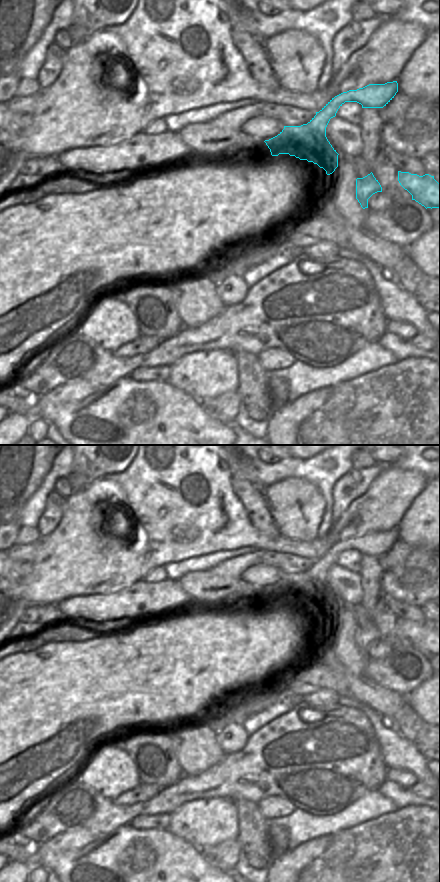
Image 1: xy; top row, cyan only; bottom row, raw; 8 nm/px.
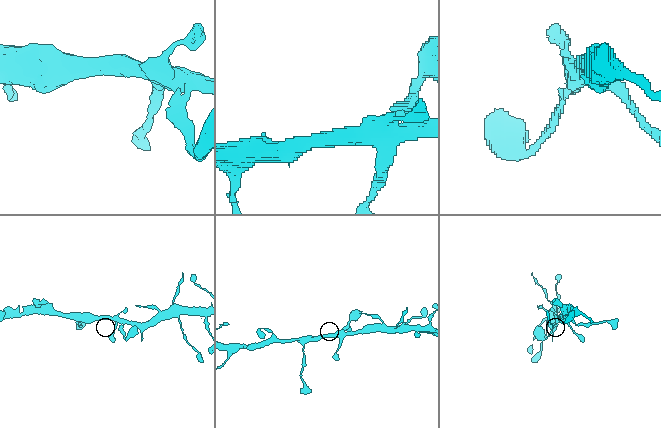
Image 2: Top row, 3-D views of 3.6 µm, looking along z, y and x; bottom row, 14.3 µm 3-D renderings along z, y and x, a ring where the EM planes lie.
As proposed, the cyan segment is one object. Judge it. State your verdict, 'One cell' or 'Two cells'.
One cell.

